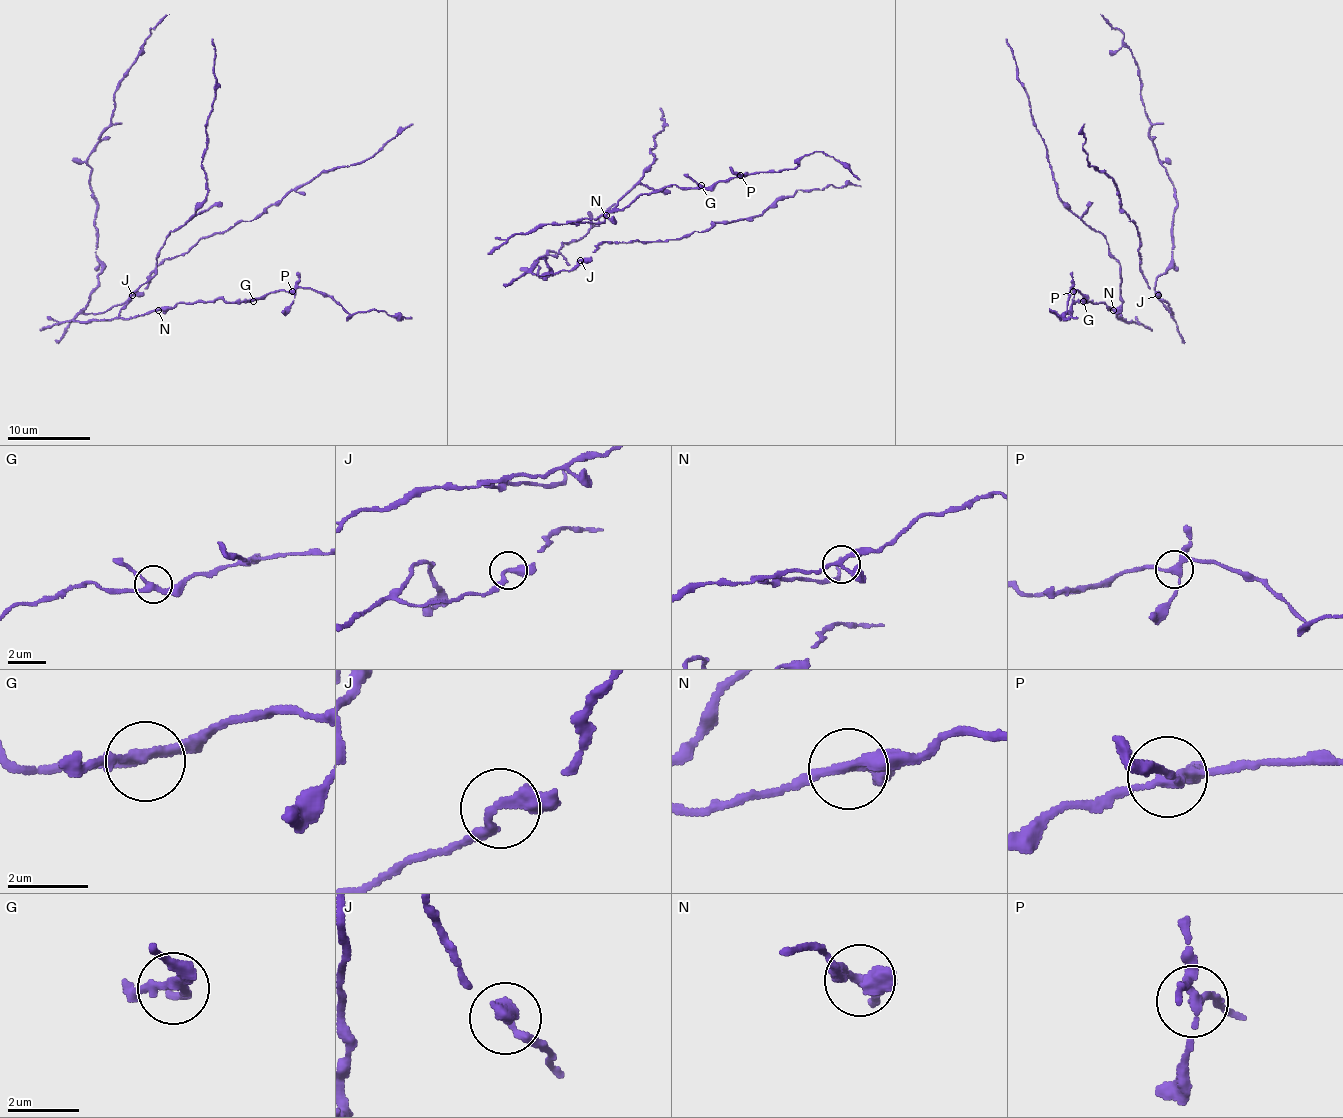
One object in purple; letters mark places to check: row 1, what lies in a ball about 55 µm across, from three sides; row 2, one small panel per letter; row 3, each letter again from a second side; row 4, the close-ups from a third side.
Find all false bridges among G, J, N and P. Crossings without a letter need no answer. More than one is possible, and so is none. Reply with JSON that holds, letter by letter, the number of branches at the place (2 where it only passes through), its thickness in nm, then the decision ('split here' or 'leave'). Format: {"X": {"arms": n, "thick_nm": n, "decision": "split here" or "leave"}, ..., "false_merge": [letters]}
{"G": {"arms": 3, "thick_nm": 220, "decision": "leave"}, "J": {"arms": 2, "thick_nm": 320, "decision": "leave"}, "N": {"arms": 3, "thick_nm": 240, "decision": "leave"}, "P": {"arms": 4, "thick_nm": 240, "decision": "leave"}, "false_merge": []}

